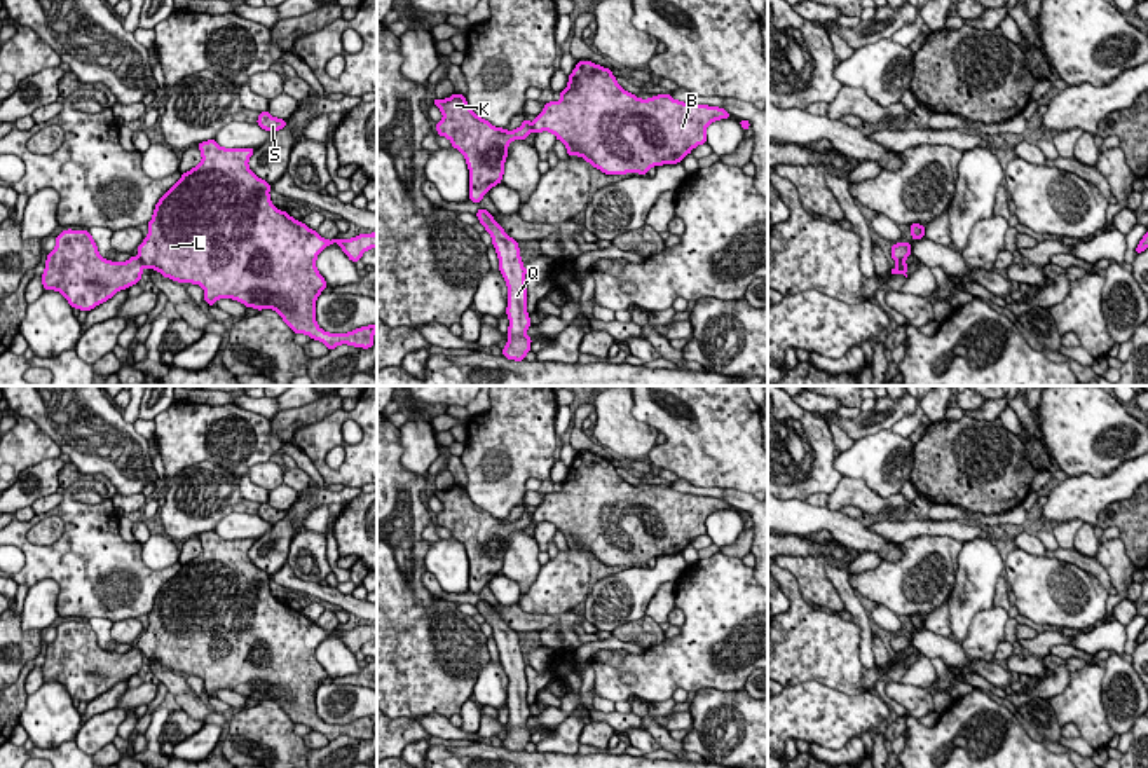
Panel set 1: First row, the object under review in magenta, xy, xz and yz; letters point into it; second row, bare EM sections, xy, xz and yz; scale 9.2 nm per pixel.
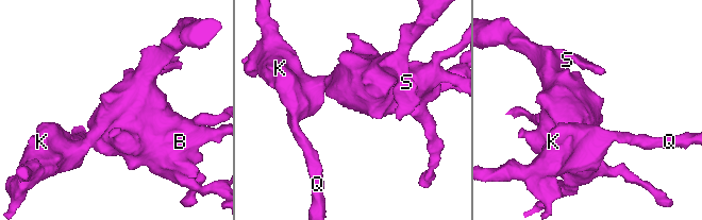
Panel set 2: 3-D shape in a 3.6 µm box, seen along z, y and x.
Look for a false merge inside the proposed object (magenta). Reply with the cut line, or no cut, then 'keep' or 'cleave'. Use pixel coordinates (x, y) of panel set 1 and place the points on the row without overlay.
cut in xy along (136, 648), (143, 657); cleave

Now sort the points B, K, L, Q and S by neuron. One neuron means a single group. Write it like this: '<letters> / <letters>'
B L S / K Q

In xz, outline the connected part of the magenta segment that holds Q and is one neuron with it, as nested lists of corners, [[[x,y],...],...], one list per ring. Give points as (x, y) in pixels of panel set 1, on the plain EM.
[[[478,600],[476,607],[485,621],[492,627],[492,635],[499,649],[499,662],[508,675],[506,705],[509,717],[502,747],[522,752],[530,742],[532,730],[527,726],[527,719],[530,717],[530,709],[527,705],[527,660],[522,655],[518,632],[509,628],[487,600]]]

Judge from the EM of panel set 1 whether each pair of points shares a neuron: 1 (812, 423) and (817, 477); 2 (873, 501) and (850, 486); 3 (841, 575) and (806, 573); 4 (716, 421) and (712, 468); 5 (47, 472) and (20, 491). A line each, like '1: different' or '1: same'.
1: same
2: same
3: different
4: same
5: same

